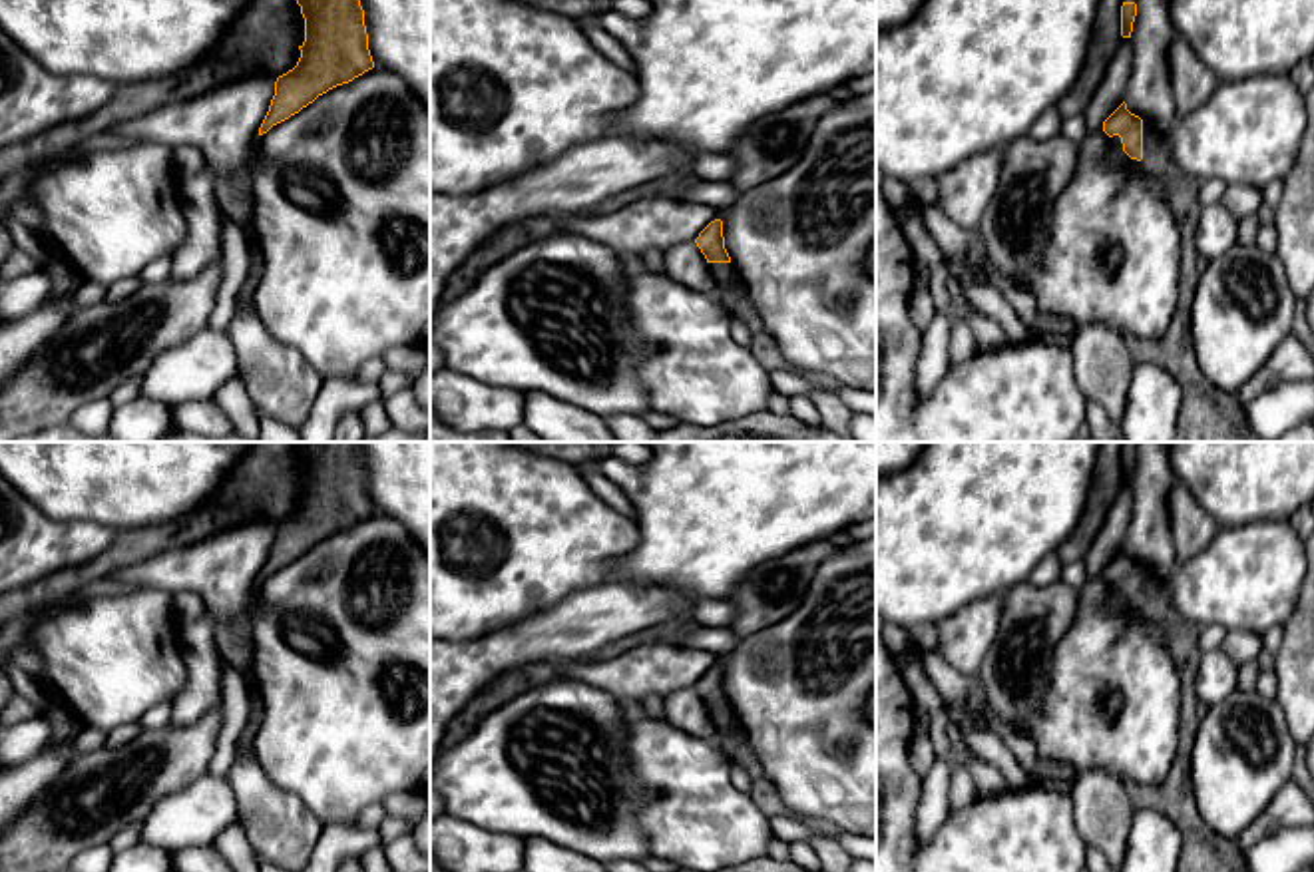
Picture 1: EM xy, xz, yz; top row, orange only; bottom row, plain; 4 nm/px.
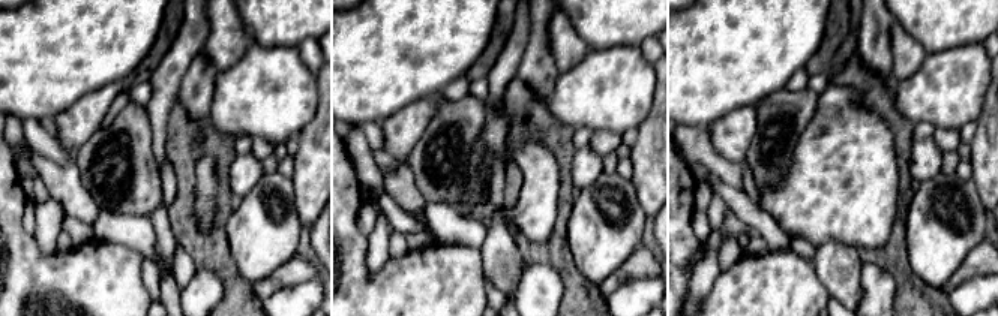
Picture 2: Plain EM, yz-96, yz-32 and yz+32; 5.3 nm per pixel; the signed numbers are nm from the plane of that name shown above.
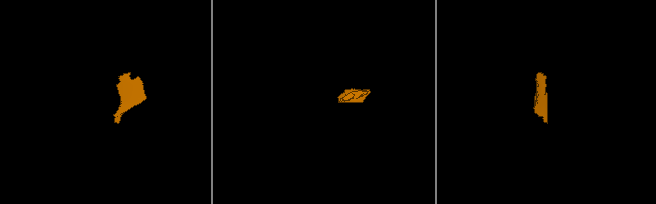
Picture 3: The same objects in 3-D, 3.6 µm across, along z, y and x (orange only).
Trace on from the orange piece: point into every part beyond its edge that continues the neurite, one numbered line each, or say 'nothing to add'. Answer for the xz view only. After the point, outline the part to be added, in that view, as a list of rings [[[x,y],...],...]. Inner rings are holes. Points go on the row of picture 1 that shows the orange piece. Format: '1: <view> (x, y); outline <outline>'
1: xz (729, 289); outline [[[709,263],[715,279],[713,295],[725,305],[725,309],[739,321],[743,321],[753,332],[763,332],[765,325],[751,303],[745,283],[741,281],[733,263]]]

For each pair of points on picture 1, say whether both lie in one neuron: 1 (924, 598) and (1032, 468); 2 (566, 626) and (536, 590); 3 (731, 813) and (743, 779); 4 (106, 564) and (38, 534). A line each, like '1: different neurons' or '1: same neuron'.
1: same neuron
2: different neurons
3: different neurons
4: different neurons

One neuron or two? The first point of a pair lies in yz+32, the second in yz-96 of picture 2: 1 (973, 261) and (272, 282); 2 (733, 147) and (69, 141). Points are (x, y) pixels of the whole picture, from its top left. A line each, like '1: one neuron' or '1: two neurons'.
1: one neuron
2: one neuron

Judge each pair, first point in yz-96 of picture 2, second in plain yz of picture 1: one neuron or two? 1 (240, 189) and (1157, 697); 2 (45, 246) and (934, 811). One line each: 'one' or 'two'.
1: two
2: one

